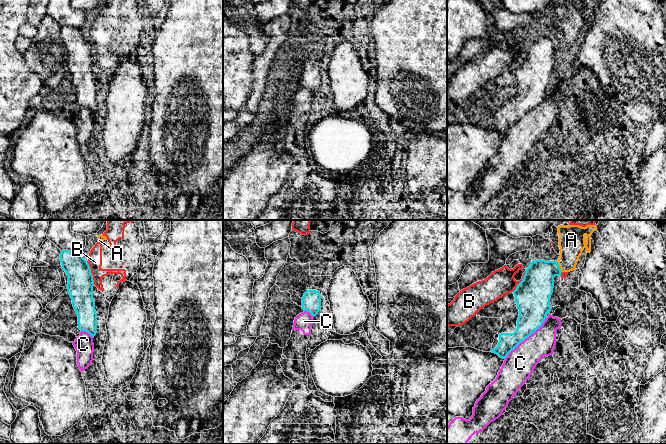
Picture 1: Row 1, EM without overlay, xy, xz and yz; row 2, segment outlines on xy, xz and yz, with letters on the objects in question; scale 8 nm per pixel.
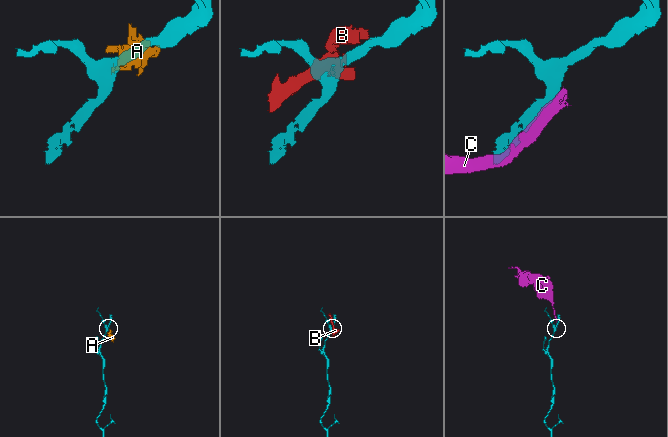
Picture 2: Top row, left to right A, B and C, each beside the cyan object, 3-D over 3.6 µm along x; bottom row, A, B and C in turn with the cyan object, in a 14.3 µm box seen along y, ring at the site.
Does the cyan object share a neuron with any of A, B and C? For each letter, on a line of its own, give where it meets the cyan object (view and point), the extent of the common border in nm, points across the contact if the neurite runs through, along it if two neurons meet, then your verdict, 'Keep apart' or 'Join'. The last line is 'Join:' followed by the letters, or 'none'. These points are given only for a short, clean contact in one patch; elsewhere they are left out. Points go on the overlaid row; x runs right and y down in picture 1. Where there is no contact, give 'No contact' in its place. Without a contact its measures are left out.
A: Touches cyan at yz (559, 267). Shared border 90 nm. Boundary: yz (557, 262), (562, 271). Keep apart
B: Touches cyan at xy (91, 273). Shared border 200 nm. Keep apart
C: Touches cyan at yz (526, 337). Shared border 480 nm. Keep apart
Join: none

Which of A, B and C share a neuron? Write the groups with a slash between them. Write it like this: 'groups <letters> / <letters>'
groups A B / C

